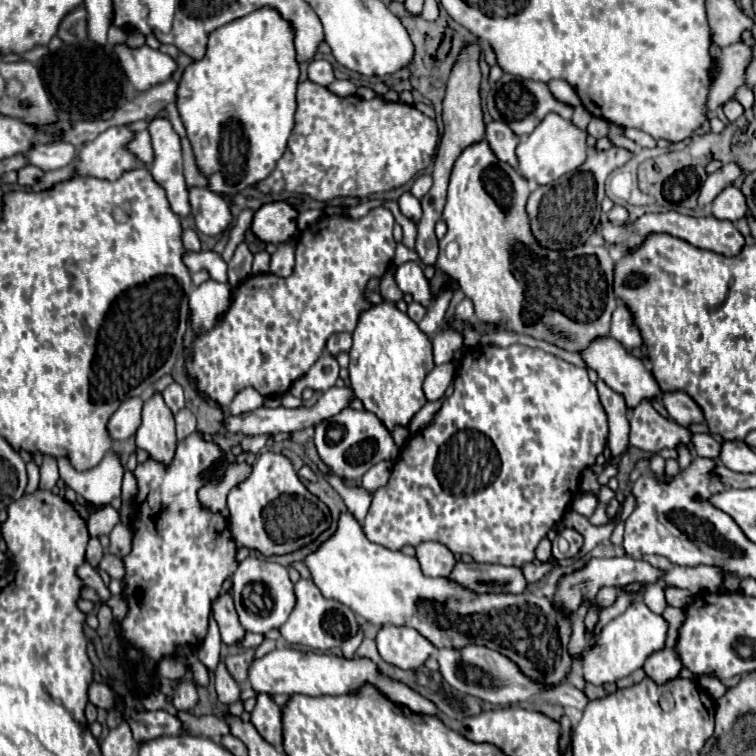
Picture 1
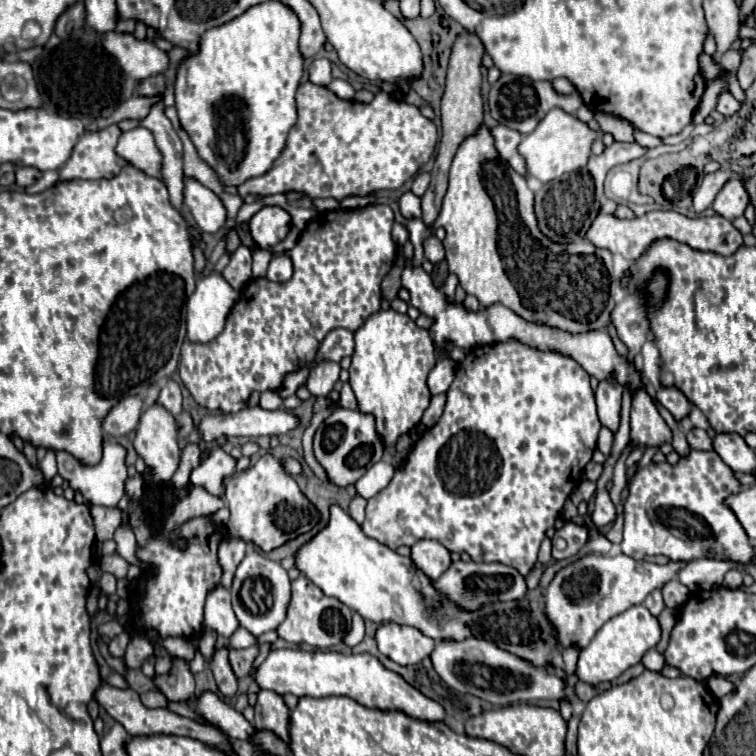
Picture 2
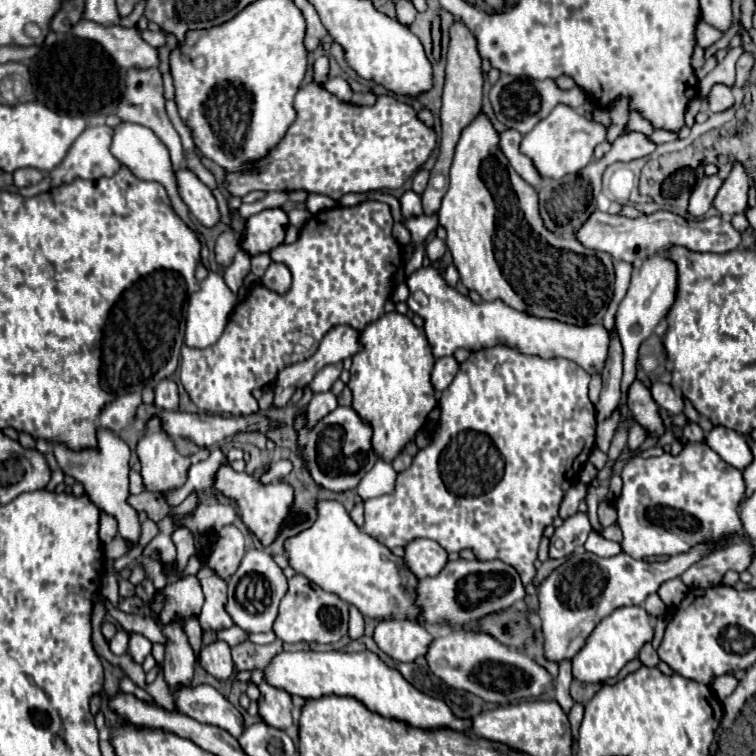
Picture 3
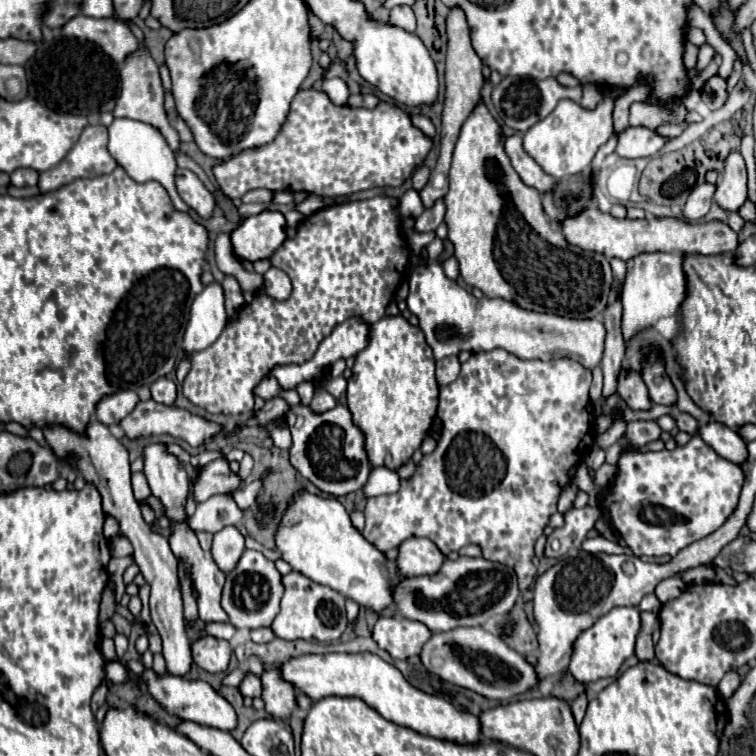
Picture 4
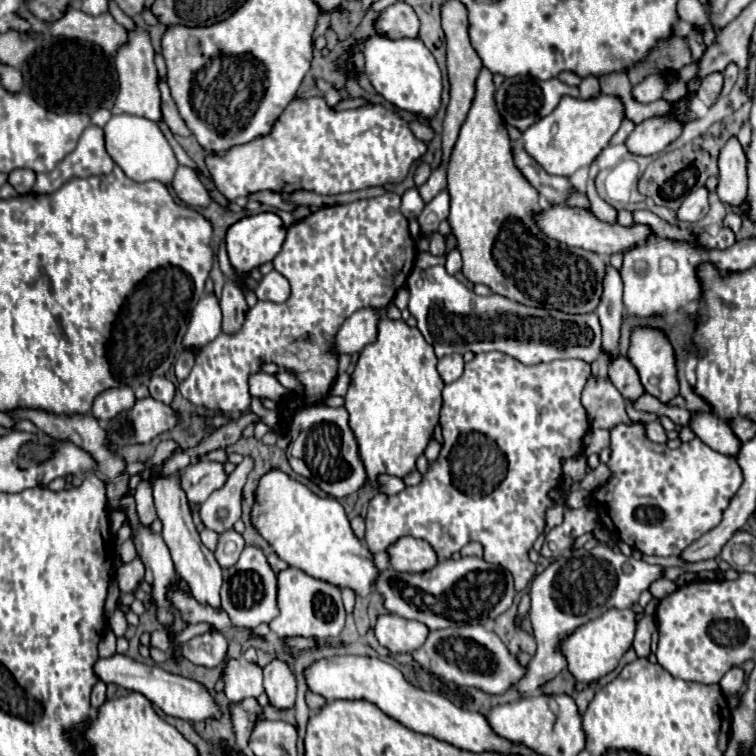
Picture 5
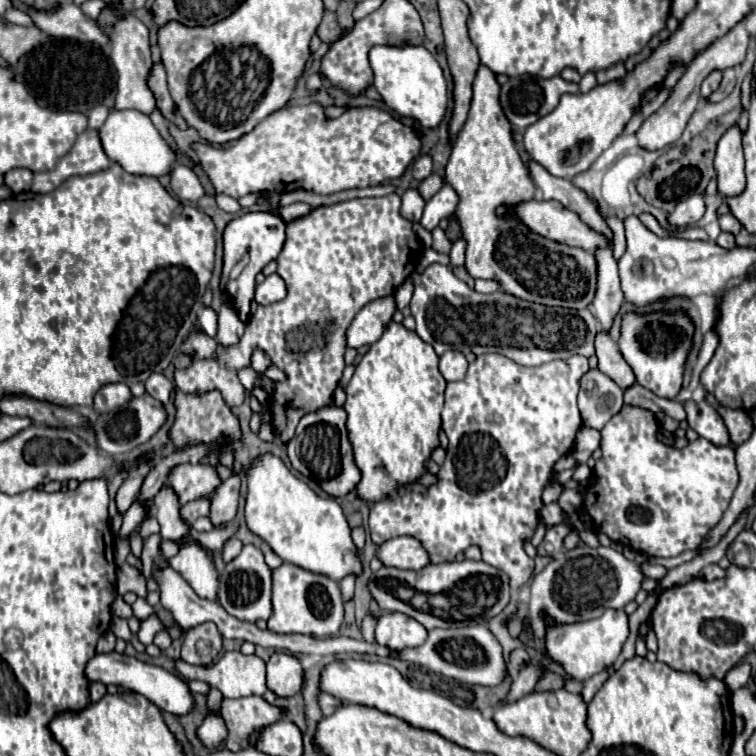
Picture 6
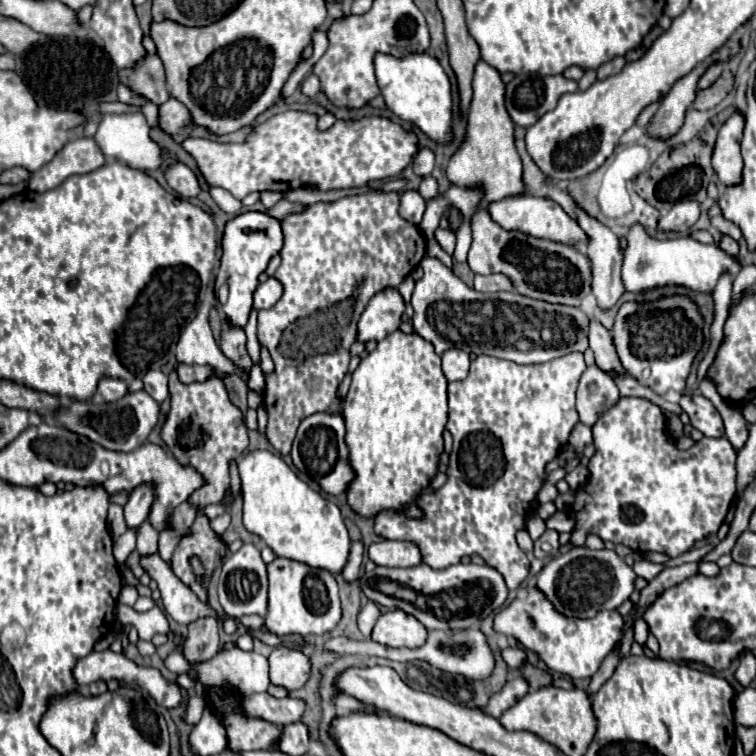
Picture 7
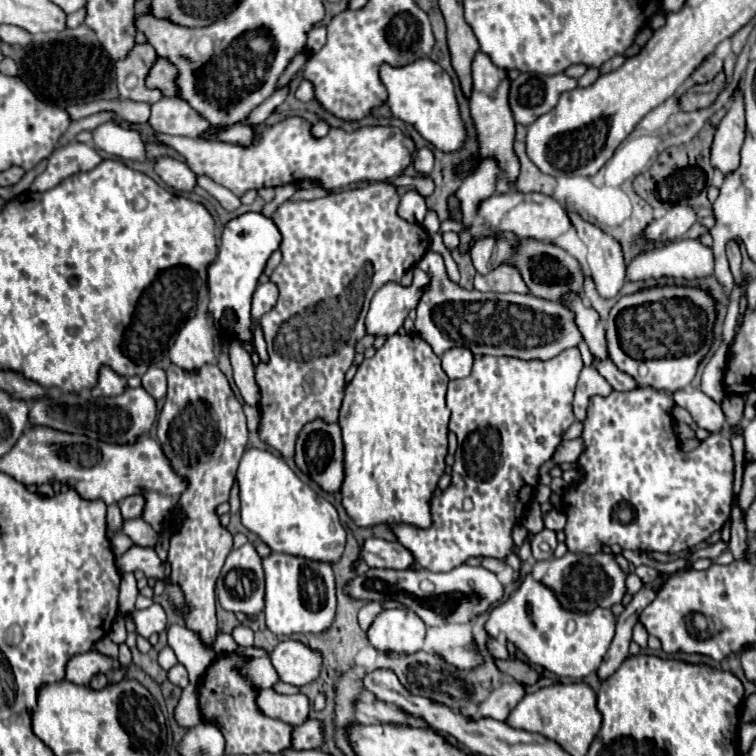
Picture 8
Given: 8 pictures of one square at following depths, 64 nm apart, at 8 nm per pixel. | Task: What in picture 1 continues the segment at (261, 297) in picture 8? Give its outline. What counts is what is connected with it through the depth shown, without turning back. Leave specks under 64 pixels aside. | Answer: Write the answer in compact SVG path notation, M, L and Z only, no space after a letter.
M282 242L278 244L278 250L272 254L270 272L276 276L290 276L294 268L294 244Z

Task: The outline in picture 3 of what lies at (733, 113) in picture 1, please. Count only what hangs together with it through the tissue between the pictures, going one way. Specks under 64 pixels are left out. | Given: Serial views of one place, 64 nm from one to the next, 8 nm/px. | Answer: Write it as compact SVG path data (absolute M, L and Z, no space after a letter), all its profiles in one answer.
M716 84L710 94L708 94L708 108L712 112L724 112L728 108L734 106L734 96L732 96L732 90L724 84Z

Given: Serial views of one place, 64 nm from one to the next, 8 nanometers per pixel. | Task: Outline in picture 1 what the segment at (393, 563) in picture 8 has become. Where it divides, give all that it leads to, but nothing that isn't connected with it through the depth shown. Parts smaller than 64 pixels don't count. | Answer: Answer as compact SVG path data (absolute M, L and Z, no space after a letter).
M422 542L416 546L416 558L426 576L450 576L456 558L440 542Z

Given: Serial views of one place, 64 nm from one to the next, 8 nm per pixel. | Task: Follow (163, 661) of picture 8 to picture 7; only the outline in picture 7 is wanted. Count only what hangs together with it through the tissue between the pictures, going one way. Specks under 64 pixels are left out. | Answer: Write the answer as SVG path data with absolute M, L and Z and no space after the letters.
M240 648L218 652L212 660L196 664L196 668L190 666L188 660L180 652L172 652L164 662L166 662L168 670L174 672L174 674L198 676L198 680L202 684L206 684L208 688L228 688L228 690L232 690L232 692L236 692L240 696L266 692L268 686L270 686L270 680L268 680L268 660L264 656L260 656L260 654L256 654L256 652L244 652Z

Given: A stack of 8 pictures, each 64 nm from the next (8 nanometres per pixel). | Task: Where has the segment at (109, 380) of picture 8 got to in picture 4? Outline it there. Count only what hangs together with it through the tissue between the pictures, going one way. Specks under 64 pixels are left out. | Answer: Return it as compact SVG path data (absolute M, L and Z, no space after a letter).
M122 390L112 396L102 398L102 402L96 408L96 420L102 424L118 424L124 416L128 416L134 406L138 404L138 394L134 390Z

